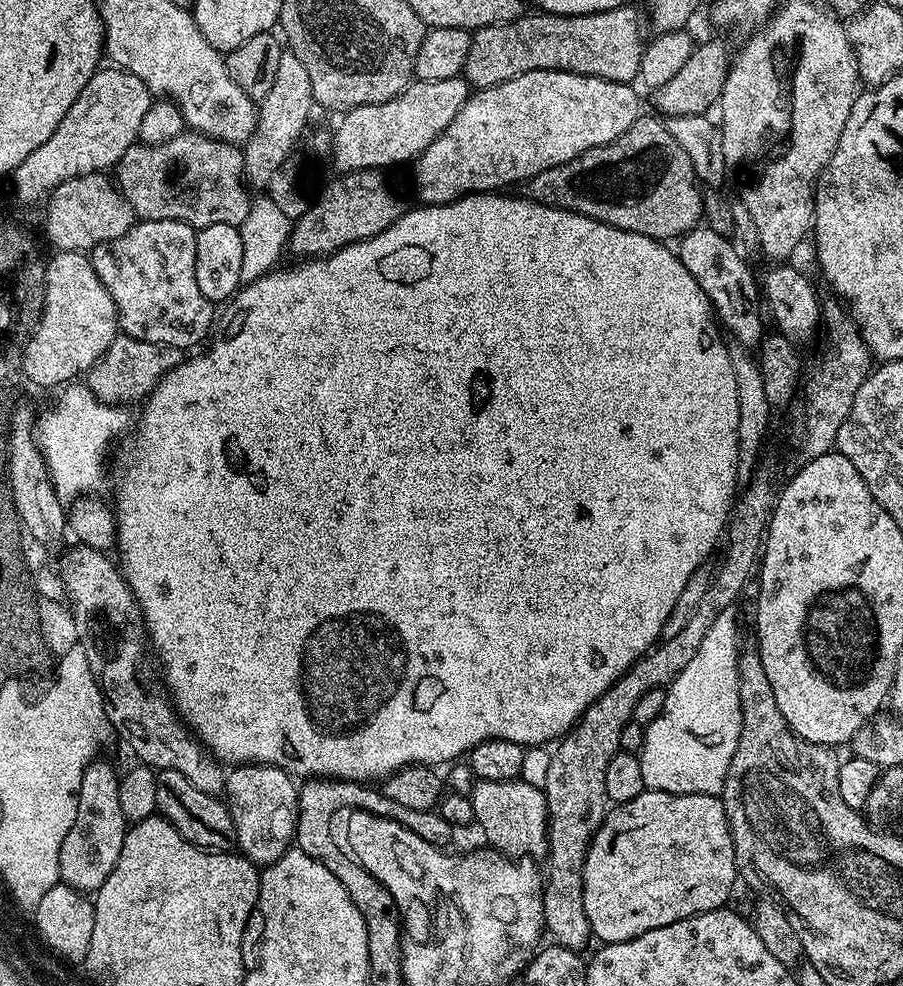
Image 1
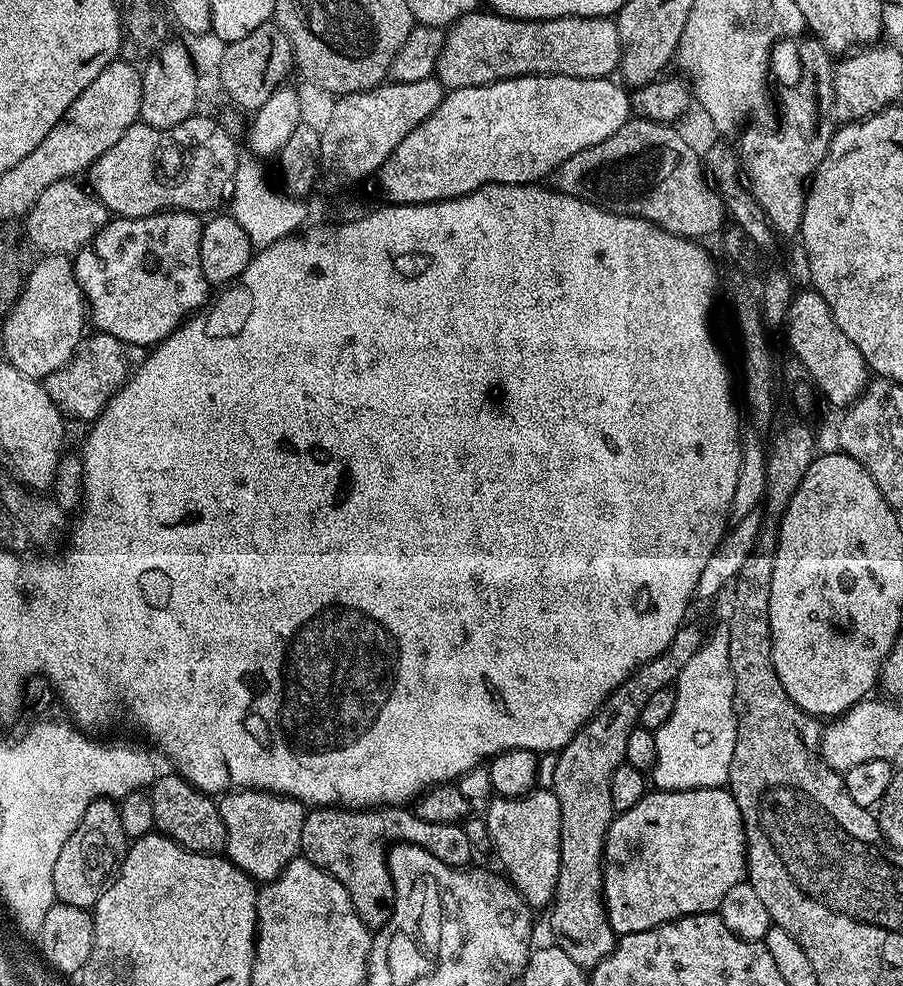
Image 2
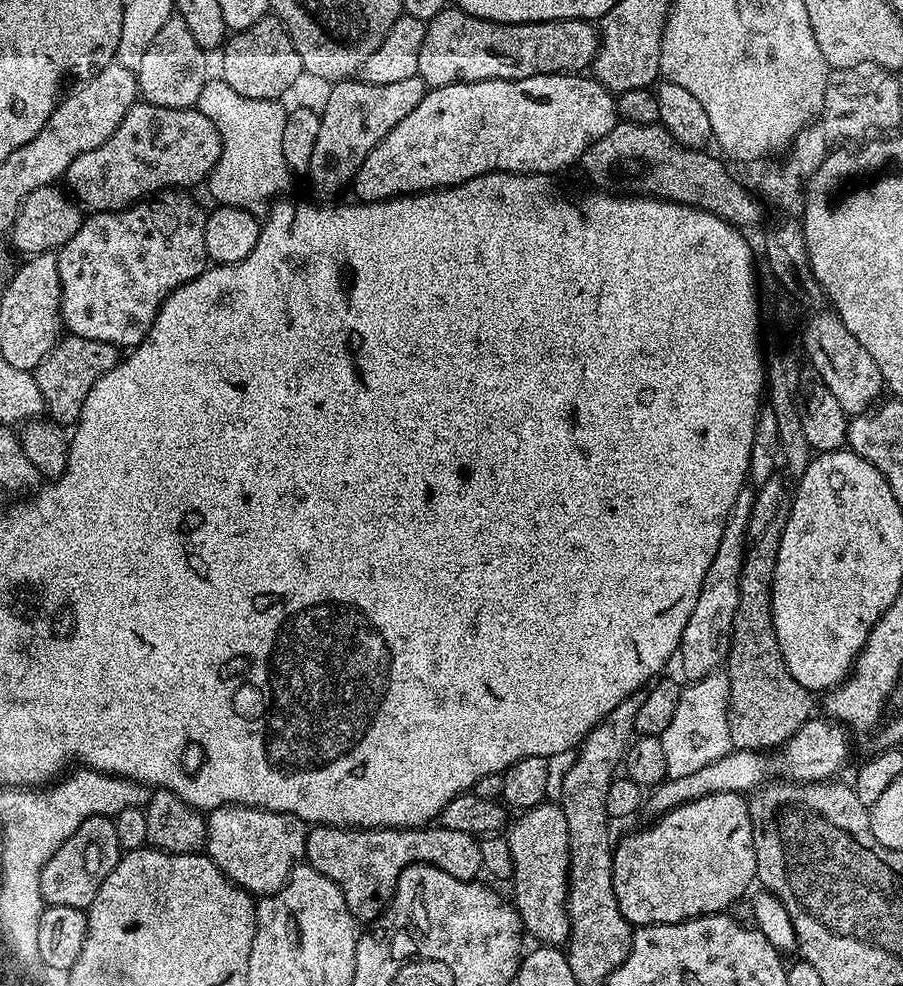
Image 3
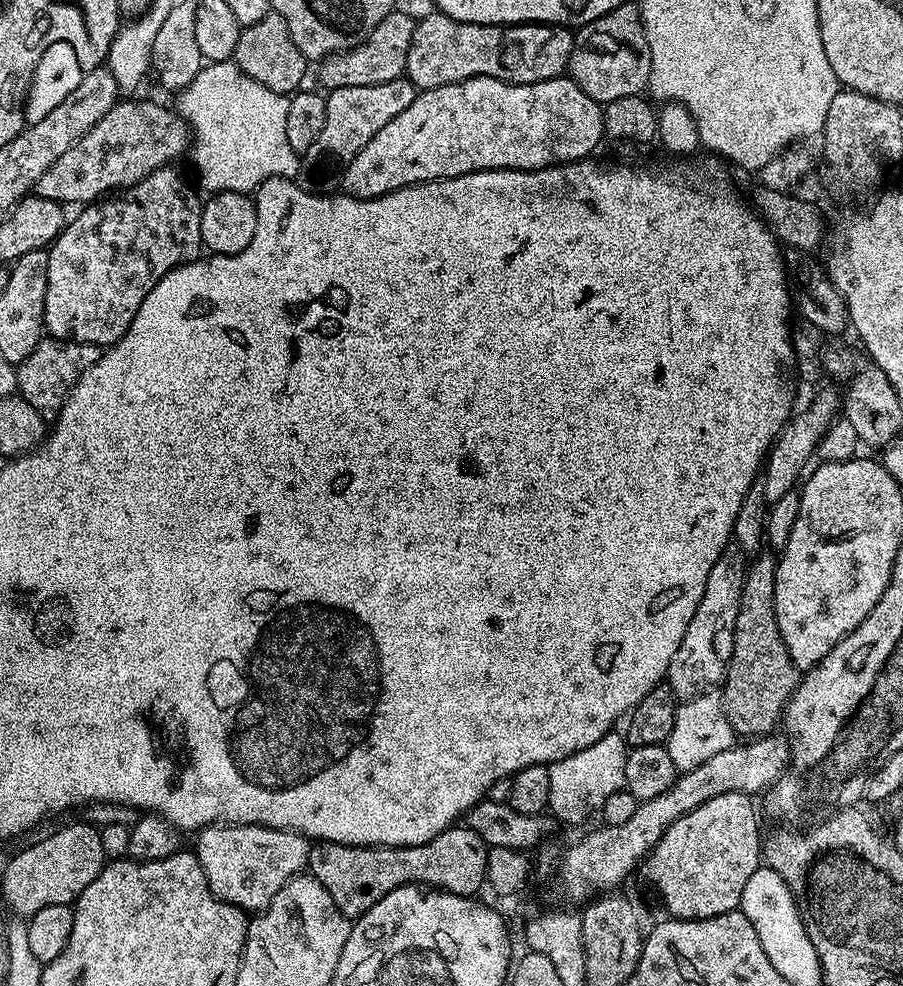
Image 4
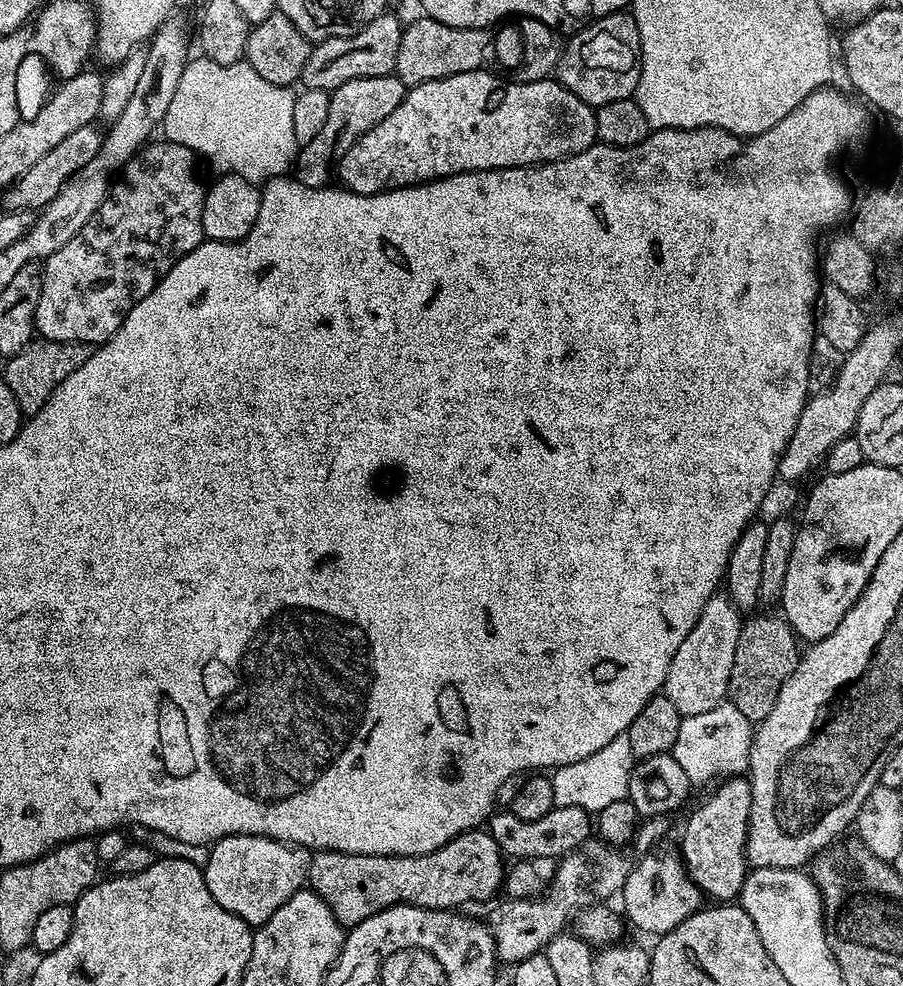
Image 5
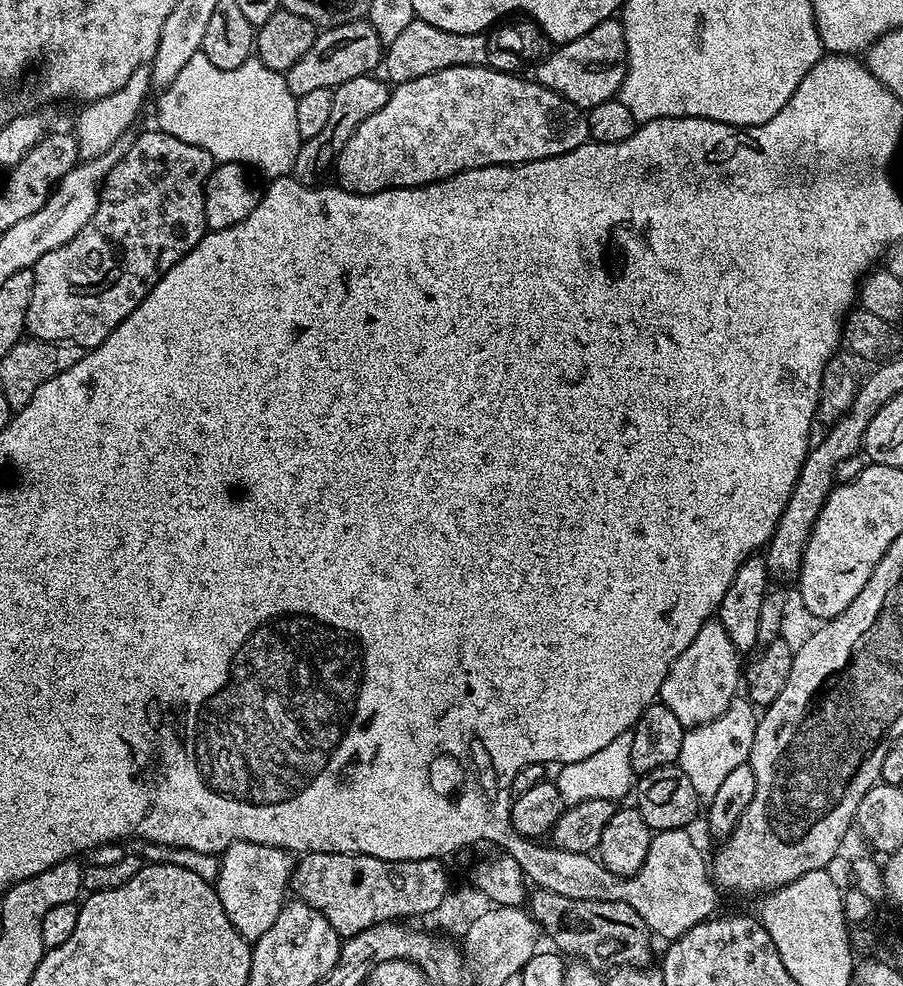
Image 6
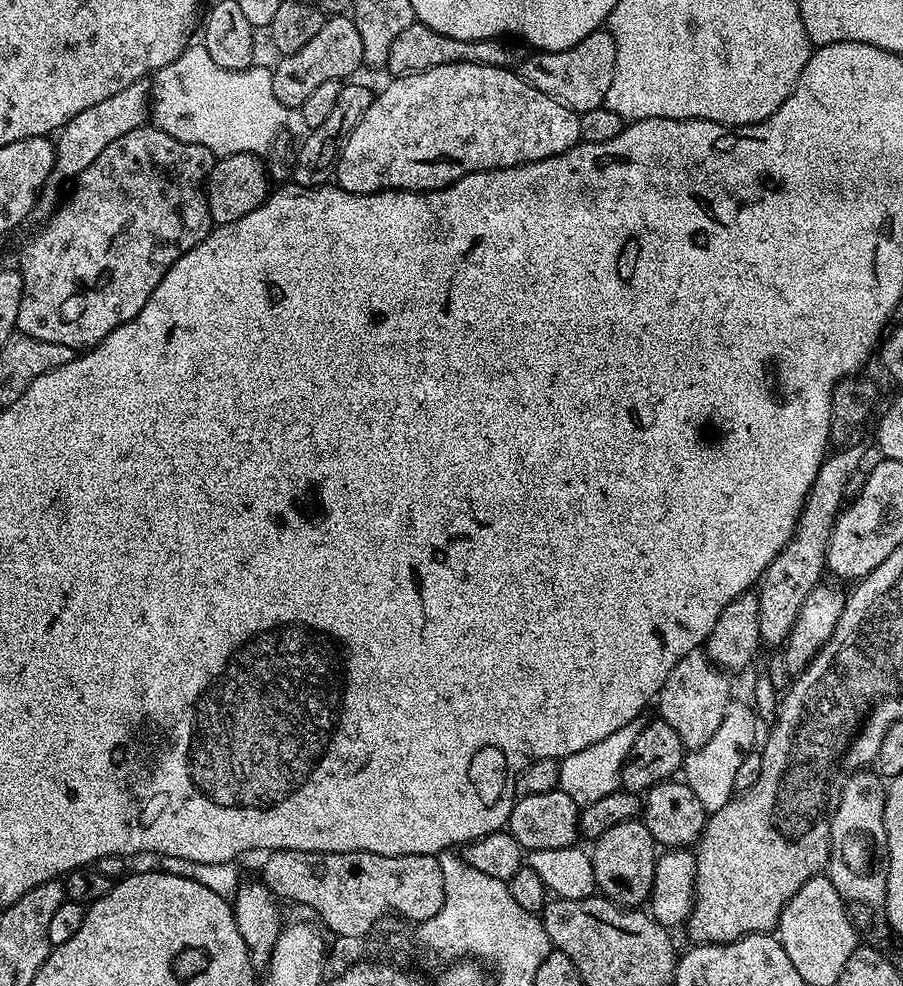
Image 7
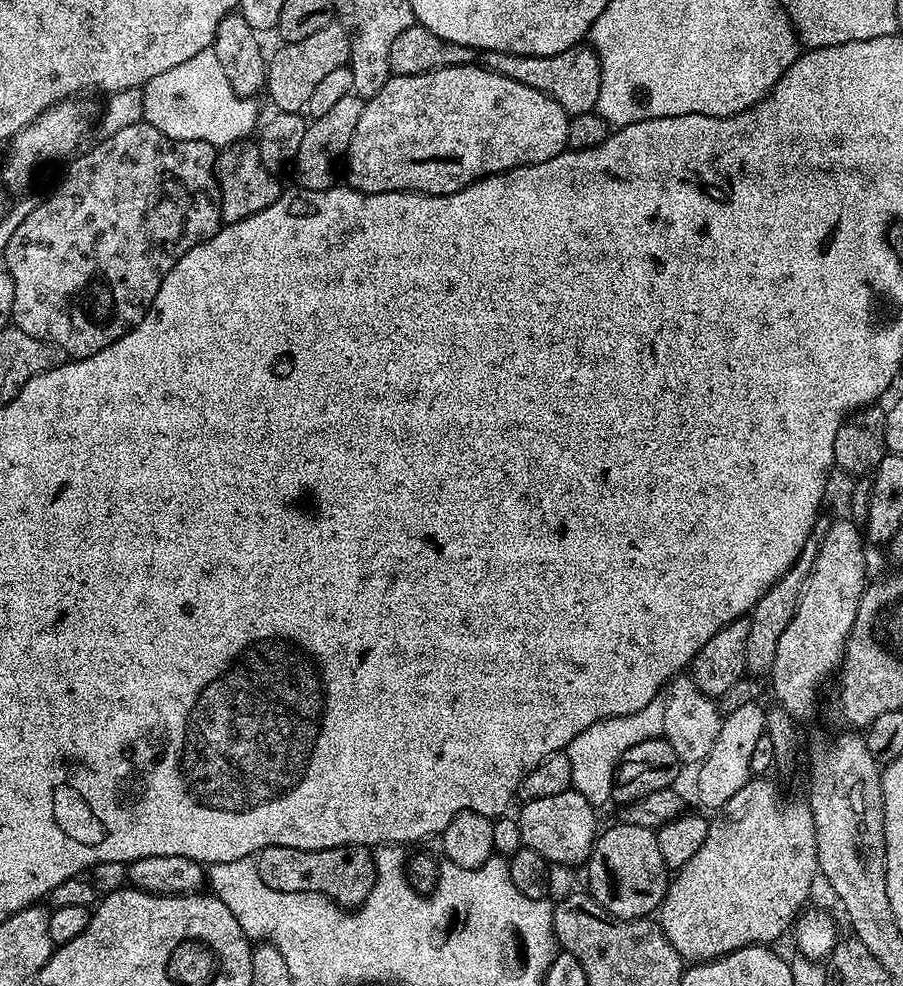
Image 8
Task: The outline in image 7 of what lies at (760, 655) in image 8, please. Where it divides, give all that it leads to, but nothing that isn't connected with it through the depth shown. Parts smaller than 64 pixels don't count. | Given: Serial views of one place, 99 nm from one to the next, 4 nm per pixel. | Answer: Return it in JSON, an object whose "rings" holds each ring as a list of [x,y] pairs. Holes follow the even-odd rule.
{"rings":[[[848,444],[845,448],[829,451],[824,457],[818,474],[814,474],[814,486],[810,486],[810,494],[806,494],[806,502],[796,519],[794,534],[782,546],[782,550],[766,566],[766,570],[758,581],[758,630],[761,645],[783,645],[792,633],[794,622],[802,610],[802,602],[810,594],[810,590],[821,583],[826,572],[828,543],[830,534],[840,509],[845,507],[849,495],[848,483],[852,475],[860,468],[864,460],[864,448],[860,444]]]}

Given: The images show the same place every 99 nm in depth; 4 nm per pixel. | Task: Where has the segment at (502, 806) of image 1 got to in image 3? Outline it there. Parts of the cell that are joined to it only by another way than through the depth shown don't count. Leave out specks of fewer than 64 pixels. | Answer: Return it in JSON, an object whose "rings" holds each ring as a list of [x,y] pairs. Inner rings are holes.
{"rings":[[[545,802],[537,807],[525,809],[506,832],[512,860],[512,883],[514,882],[513,905],[520,915],[523,929],[538,938],[546,946],[567,943],[569,936],[568,912],[568,868],[569,868],[569,823],[565,812],[554,802]]]}

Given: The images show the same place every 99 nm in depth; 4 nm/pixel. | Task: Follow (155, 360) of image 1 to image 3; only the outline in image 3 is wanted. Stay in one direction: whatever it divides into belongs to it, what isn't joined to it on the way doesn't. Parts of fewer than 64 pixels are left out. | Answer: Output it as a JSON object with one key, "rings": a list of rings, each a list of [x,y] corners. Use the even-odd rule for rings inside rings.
{"rings":[[[71,334],[57,340],[48,356],[34,370],[38,390],[42,390],[45,413],[50,420],[61,426],[75,425],[82,410],[82,402],[86,402],[86,394],[90,394],[90,386],[102,378],[118,362],[118,349],[106,342],[94,342],[86,338],[78,338]]]}

